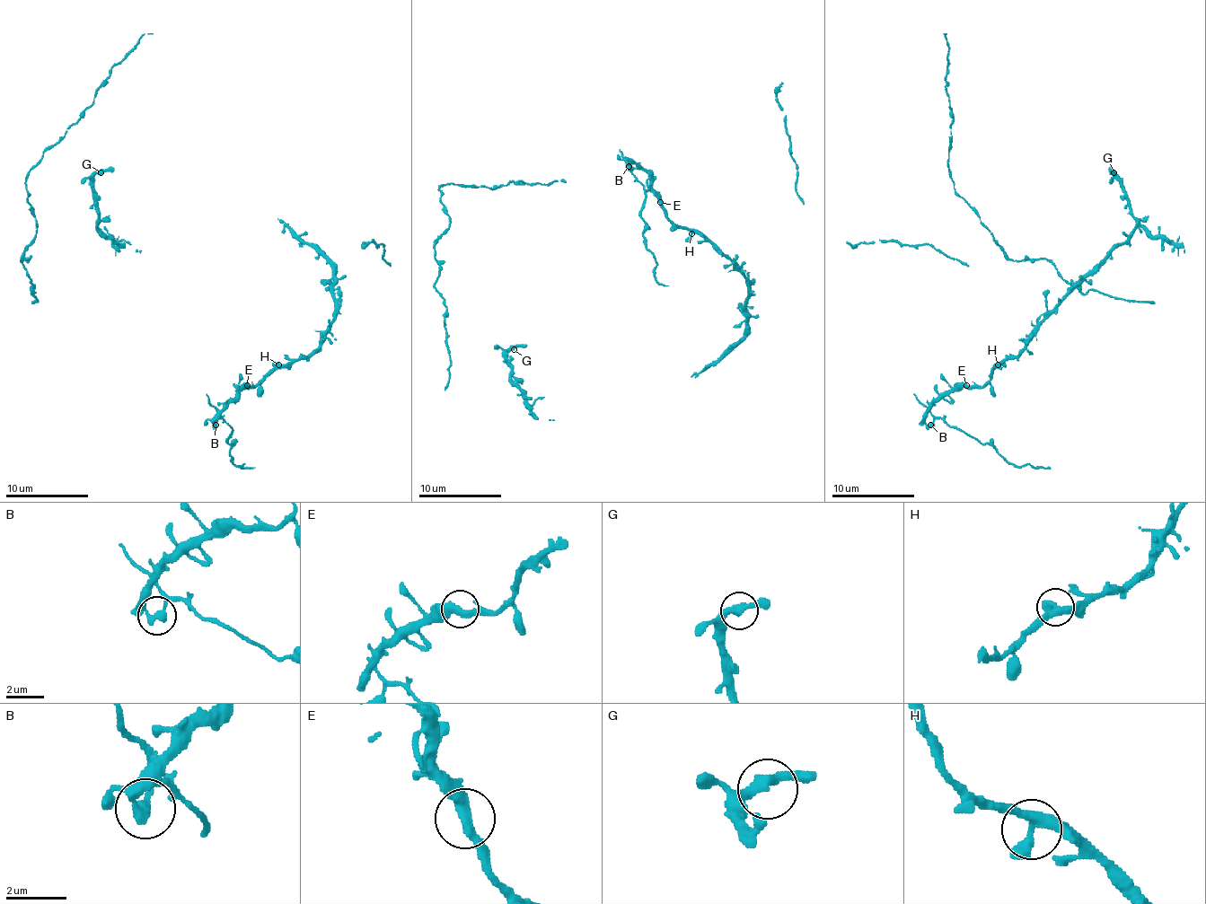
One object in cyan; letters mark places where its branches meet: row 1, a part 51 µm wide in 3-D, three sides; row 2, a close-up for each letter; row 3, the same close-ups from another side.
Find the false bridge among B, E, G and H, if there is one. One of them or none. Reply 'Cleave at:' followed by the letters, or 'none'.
Cleave at: B

